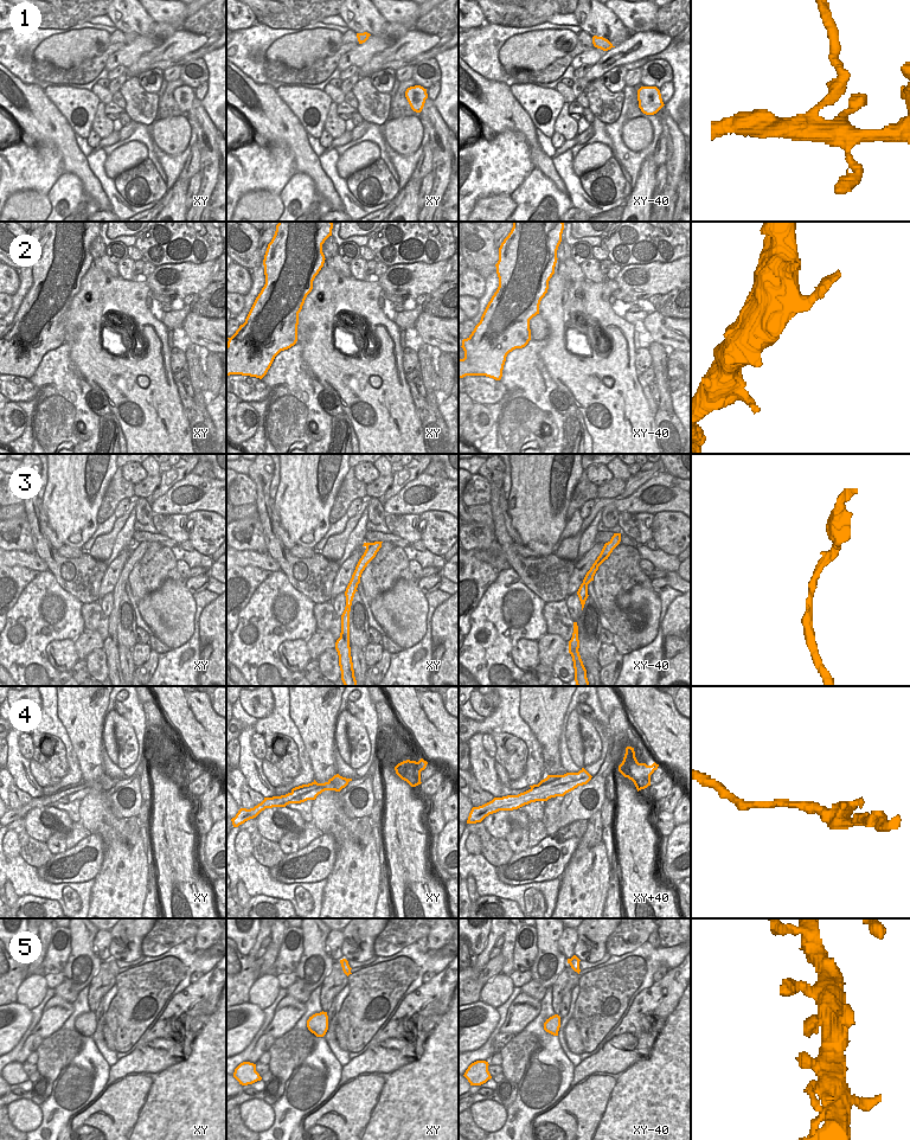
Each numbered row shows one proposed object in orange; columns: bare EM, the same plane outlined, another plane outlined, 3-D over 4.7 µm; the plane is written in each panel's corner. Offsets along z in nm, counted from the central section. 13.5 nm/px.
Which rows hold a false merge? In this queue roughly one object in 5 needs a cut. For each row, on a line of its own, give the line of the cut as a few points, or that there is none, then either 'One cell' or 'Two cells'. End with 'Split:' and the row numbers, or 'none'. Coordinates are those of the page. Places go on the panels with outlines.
1: Split along xy (363, 33), (358, 39). Two cells
2: No split. One cell
3: No split. One cell
4: No split. One cell
5: No split. One cell
Split: 1.

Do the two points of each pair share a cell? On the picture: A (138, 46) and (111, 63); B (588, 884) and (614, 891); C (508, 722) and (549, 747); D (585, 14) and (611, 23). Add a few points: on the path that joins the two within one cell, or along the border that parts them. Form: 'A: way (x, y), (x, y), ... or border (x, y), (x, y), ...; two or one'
A: way (132, 52), (117, 61); one
B: border (610, 879), (603, 905); two
C: border (520, 715), (540, 747), (543, 766); two
D: way (591, 17), (606, 23); one

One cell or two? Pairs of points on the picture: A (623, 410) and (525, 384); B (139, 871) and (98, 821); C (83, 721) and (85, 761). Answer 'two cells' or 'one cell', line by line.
A: two cells
B: one cell
C: one cell

